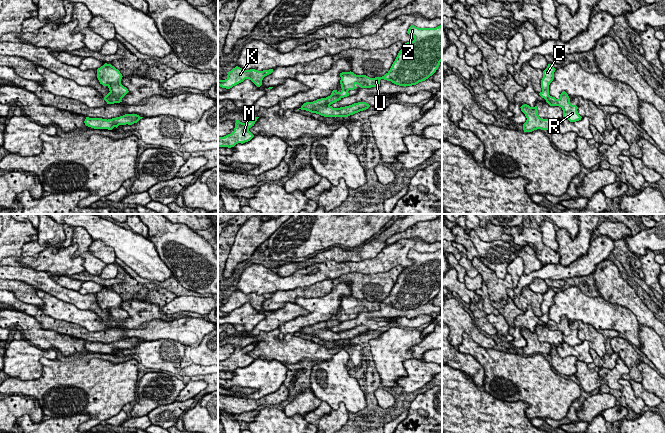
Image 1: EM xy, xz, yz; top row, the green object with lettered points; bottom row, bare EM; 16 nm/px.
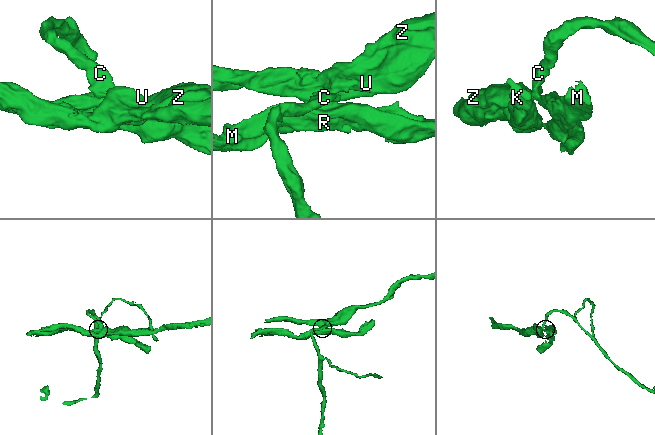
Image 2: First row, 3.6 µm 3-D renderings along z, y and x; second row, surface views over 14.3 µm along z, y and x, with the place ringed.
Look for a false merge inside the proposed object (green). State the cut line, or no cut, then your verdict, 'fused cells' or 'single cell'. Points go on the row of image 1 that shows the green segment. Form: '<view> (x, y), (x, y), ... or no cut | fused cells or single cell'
xy (105, 96), (114, 96), (120, 100) | fused cells

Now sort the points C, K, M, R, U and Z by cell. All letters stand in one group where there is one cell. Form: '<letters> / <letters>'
C K U Z / M R

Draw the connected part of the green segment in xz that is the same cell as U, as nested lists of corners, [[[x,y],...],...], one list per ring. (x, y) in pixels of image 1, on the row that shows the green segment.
[[[411,25],[407,33],[413,36],[414,40],[404,44],[390,70],[384,76],[370,78],[366,75],[356,75],[351,71],[342,72],[340,73],[342,90],[340,92],[333,90],[330,96],[347,97],[348,91],[354,90],[358,85],[361,88],[379,87],[381,79],[406,87],[416,85],[432,76],[442,61],[442,25],[436,28],[418,28]]]

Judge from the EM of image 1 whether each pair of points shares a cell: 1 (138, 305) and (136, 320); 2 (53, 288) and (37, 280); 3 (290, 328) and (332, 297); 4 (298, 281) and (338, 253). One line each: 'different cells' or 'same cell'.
1: same cell
2: same cell
3: same cell
4: different cells

